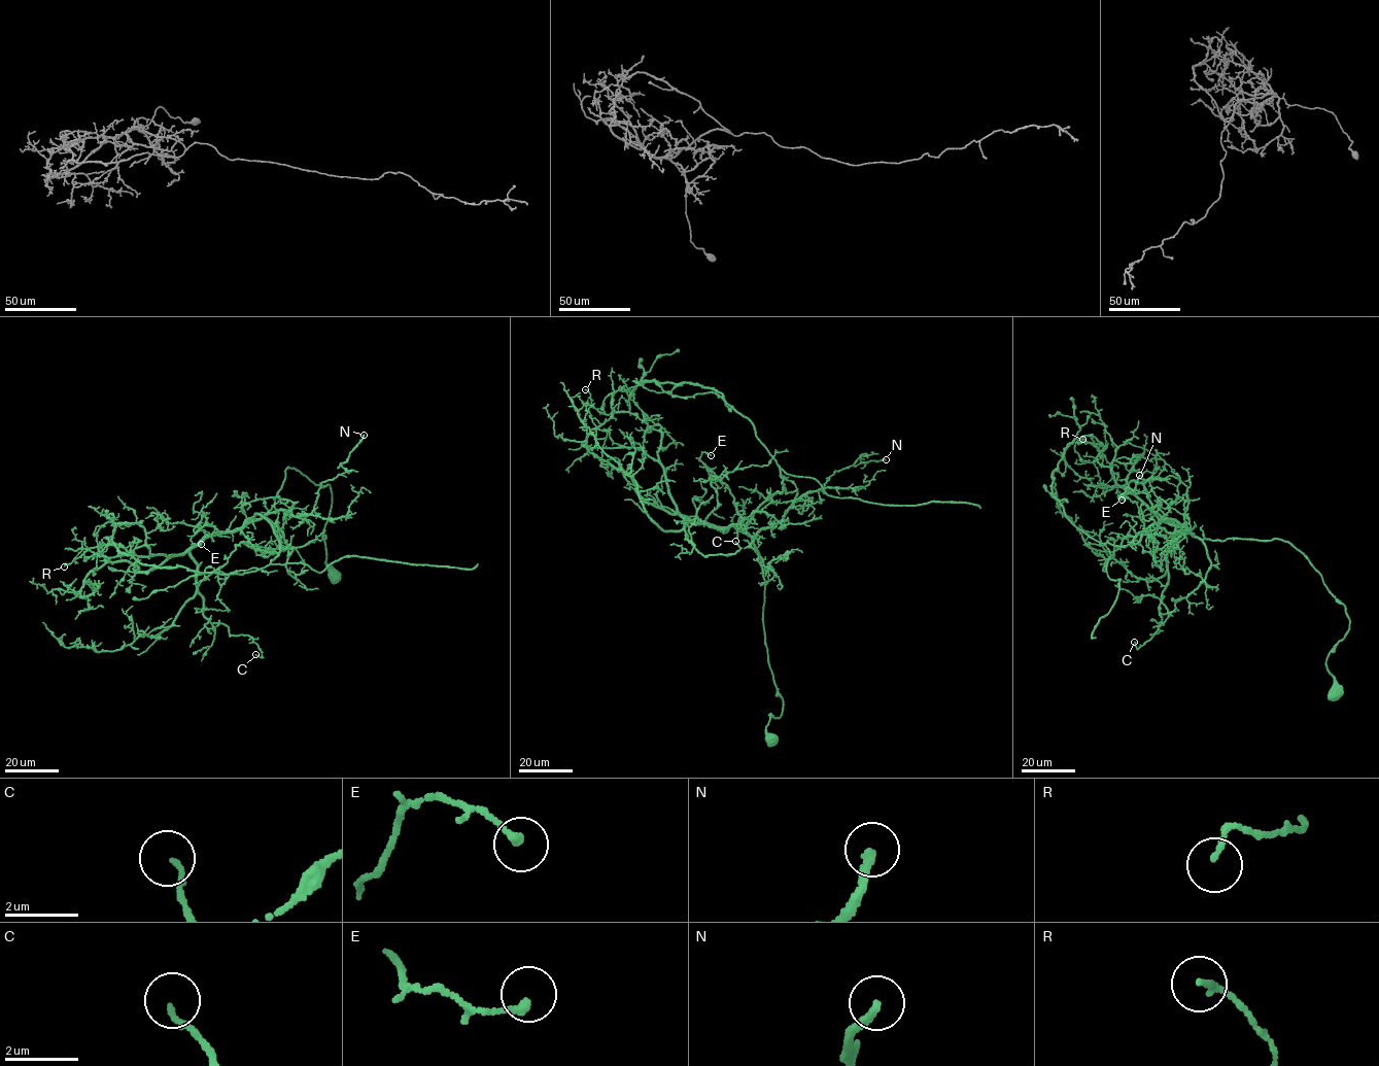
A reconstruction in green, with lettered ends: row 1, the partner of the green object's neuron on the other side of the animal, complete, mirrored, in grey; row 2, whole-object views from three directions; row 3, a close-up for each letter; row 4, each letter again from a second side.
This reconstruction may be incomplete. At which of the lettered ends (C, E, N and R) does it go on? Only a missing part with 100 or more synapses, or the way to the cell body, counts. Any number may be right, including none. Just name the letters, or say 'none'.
none

